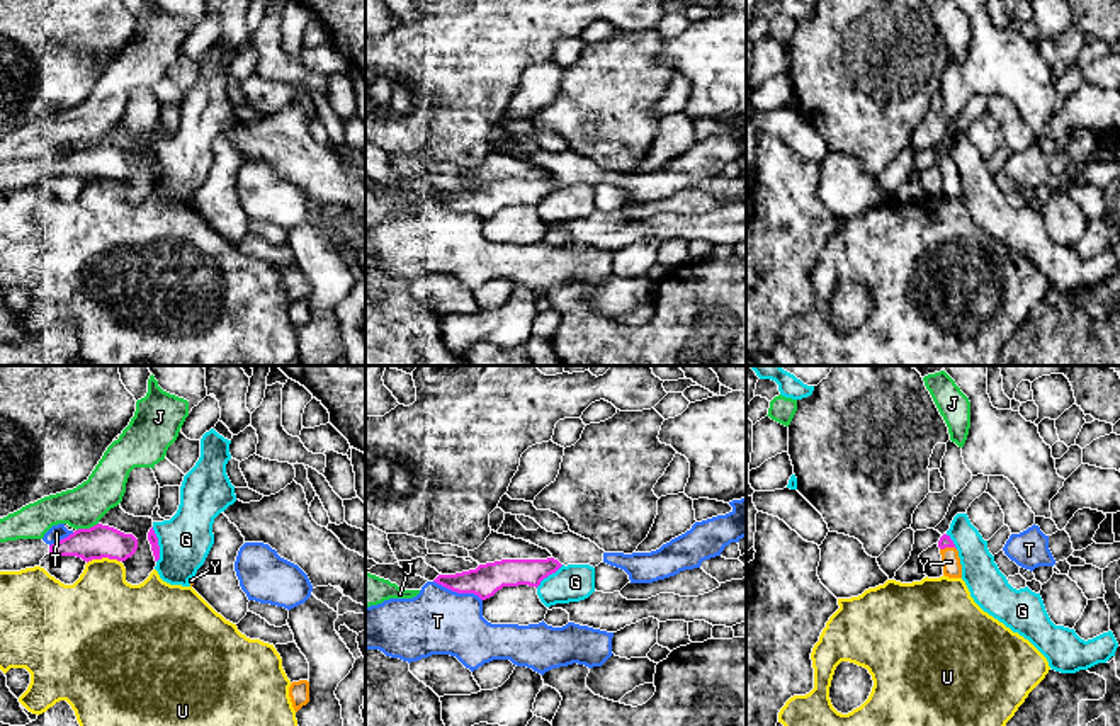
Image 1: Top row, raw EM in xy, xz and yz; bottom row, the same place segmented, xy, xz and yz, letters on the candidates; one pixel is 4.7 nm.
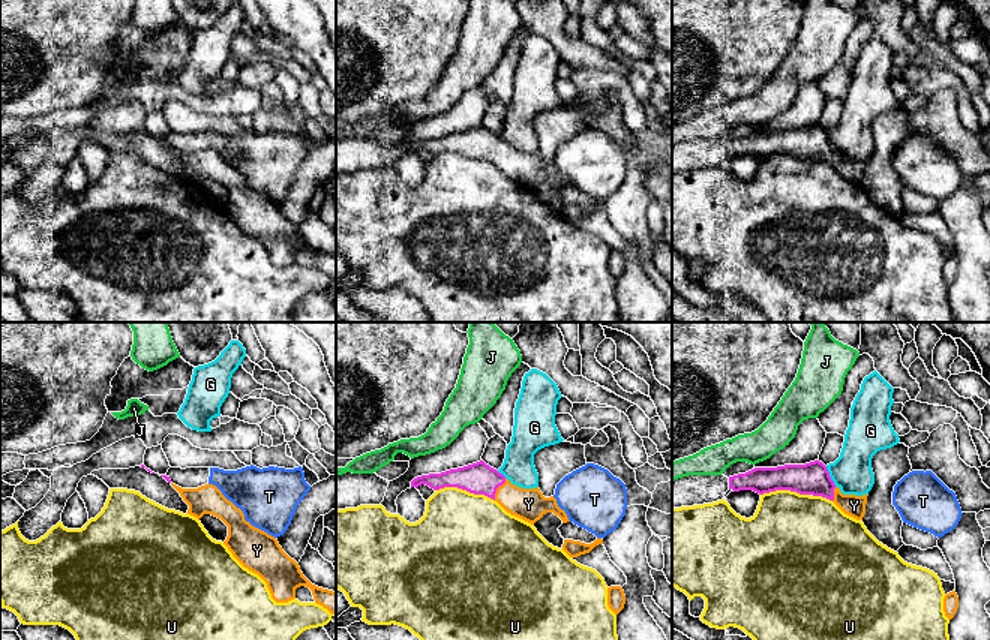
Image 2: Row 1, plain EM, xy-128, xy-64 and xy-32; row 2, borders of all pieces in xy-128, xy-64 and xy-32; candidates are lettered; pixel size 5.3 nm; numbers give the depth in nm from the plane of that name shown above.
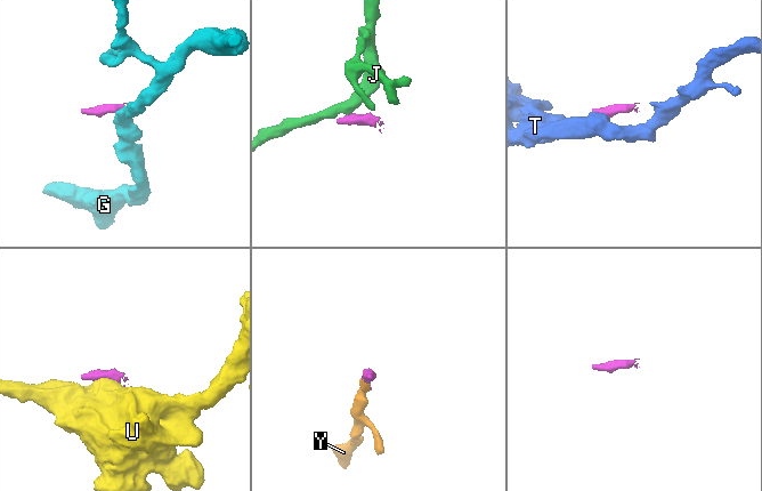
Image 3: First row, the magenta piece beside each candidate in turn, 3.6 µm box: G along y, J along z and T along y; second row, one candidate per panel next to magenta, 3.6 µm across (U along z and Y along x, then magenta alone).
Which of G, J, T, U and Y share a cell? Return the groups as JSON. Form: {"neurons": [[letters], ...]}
{"neurons": [["G"], ["J"], ["T"], ["U"], ["Y"]]}

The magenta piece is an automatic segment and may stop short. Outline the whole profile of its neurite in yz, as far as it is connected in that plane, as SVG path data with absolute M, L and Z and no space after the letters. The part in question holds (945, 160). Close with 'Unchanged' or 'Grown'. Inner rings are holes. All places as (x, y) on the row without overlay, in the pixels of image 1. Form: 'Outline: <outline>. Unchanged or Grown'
Outline: M943 153L938 160L938 167L942 173L943 194L948 197L962 197L959 170L955 168L955 163L950 155Z. Grown

